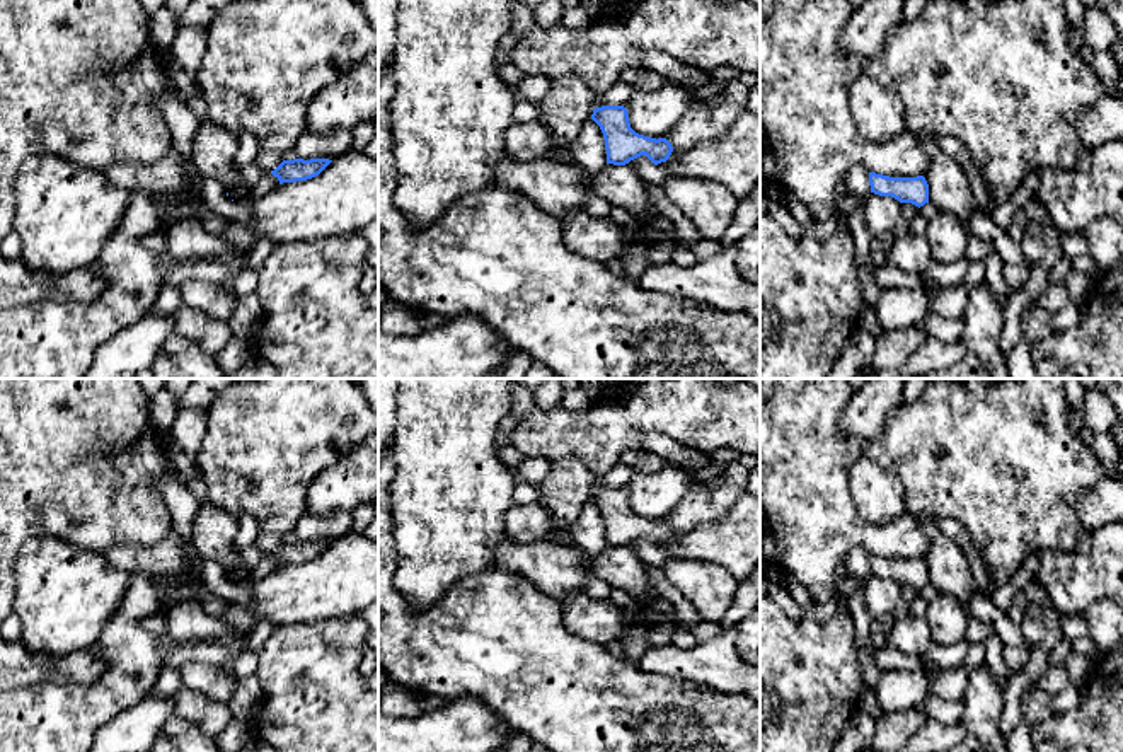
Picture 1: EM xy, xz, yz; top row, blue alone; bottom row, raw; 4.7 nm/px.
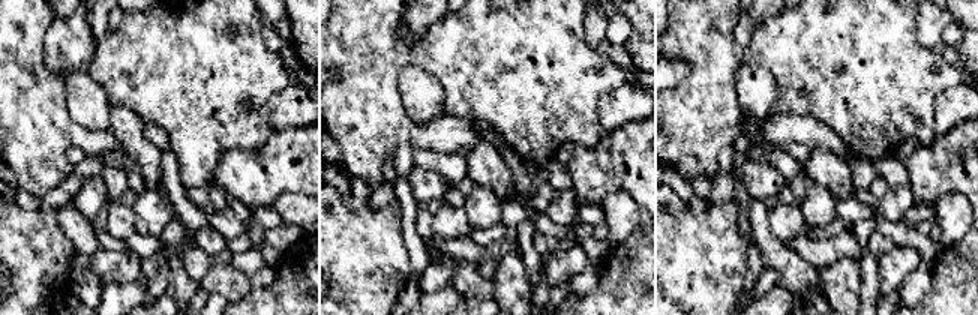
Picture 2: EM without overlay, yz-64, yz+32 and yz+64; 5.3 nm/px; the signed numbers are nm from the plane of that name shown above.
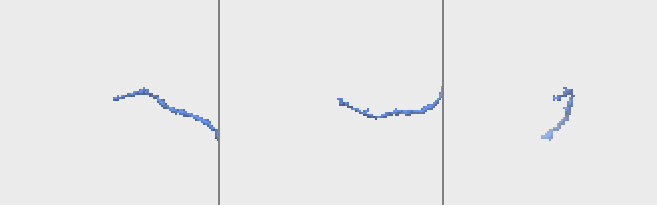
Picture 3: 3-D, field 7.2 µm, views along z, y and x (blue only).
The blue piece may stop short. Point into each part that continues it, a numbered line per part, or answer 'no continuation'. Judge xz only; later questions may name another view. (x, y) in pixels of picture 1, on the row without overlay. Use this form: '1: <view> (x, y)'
1: xz (568, 486)

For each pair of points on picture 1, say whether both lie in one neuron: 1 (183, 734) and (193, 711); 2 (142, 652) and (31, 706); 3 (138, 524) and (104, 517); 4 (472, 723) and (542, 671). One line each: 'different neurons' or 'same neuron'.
1: different neurons
2: same neuron
3: same neuron
4: different neurons

